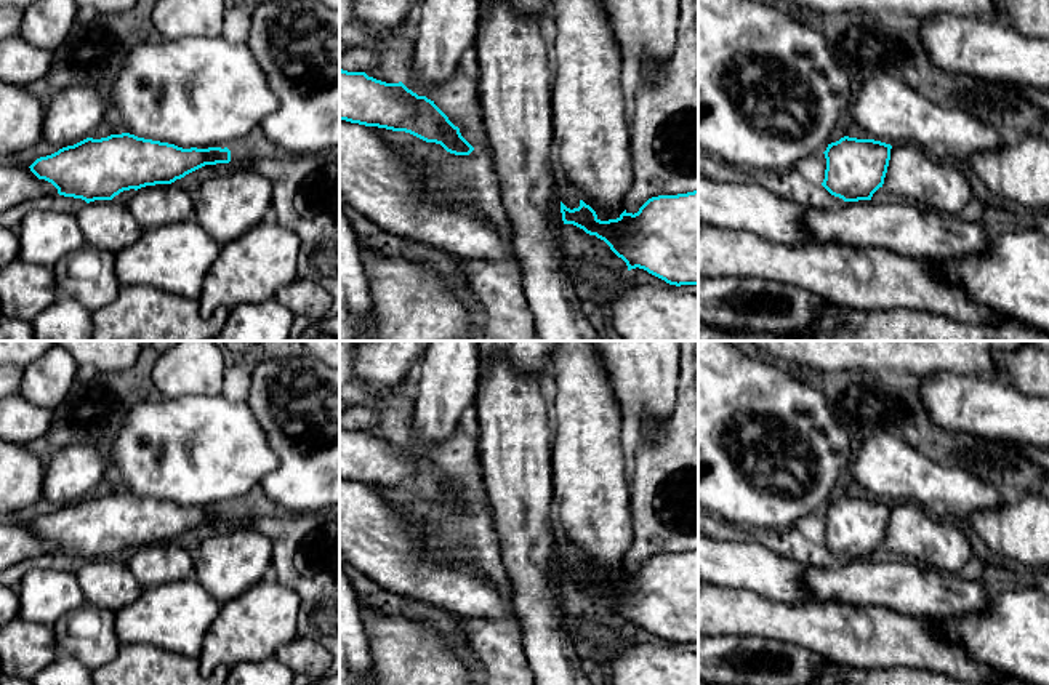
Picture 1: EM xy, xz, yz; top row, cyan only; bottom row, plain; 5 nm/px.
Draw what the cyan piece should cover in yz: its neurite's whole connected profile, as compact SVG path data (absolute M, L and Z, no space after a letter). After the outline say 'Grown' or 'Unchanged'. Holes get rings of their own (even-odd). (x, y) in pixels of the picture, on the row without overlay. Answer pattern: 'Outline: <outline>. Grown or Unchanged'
Outline: M844 495L828 503L822 544L844 560L871 559L882 546L890 519L890 503Z. Unchanged

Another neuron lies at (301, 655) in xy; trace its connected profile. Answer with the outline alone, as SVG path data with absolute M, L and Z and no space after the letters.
M299 635L277 648L275 658L293 674L307 675L311 680L327 675L333 663L324 645Z

